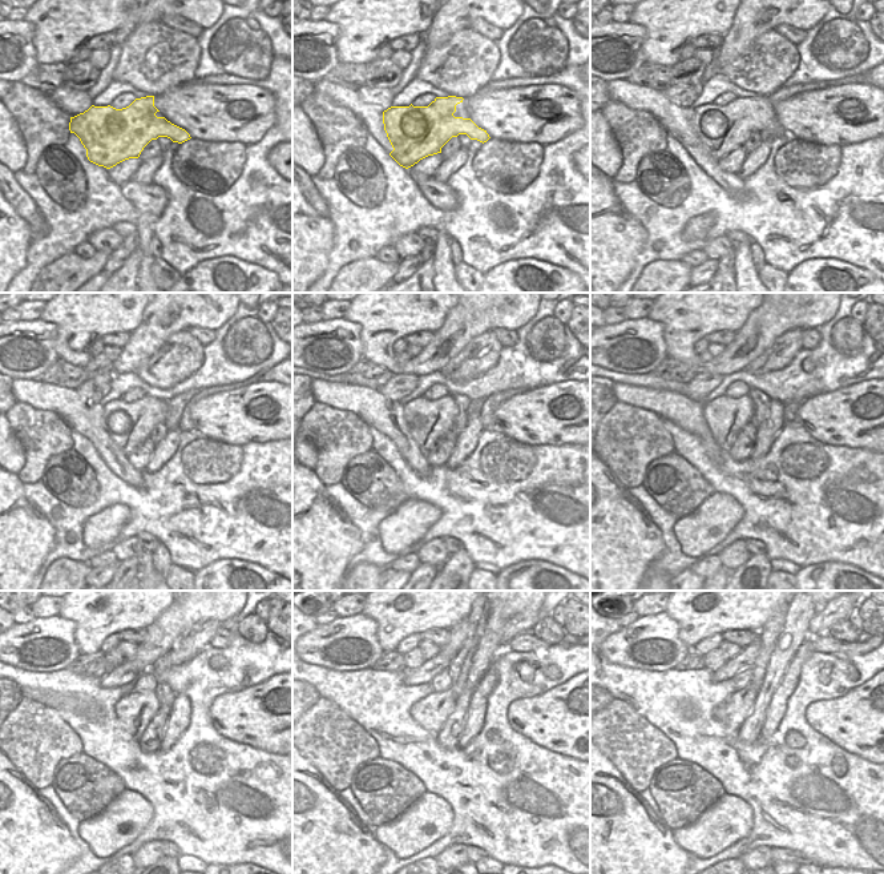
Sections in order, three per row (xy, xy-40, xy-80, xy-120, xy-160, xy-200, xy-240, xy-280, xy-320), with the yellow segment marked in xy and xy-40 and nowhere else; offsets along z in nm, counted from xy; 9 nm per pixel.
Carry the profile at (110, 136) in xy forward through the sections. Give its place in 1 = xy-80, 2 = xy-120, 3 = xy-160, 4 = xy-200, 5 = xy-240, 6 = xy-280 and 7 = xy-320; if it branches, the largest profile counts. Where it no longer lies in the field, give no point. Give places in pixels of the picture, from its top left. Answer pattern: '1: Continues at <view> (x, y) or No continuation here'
1: Continues at xy-80 (721, 129)
2: Continues at xy-120 (129, 425)
3: Continues at xy-160 (428, 421)
4: Continues at xy-200 (726, 417)
5: Continues at xy-240 (134, 712)
6: Continues at xy-280 (431, 712)
7: Continues at xy-320 (739, 705)

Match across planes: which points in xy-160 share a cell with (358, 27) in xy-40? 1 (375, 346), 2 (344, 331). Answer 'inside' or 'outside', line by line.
1: inside
2: outside

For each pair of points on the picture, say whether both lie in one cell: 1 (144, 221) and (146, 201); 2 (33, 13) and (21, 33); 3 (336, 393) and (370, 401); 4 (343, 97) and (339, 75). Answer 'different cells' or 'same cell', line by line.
1: same cell
2: different cells
3: same cell
4: different cells

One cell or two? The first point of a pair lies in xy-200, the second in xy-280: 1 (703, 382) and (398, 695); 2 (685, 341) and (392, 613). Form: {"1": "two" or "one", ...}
{"1": "two", "2": "one"}

